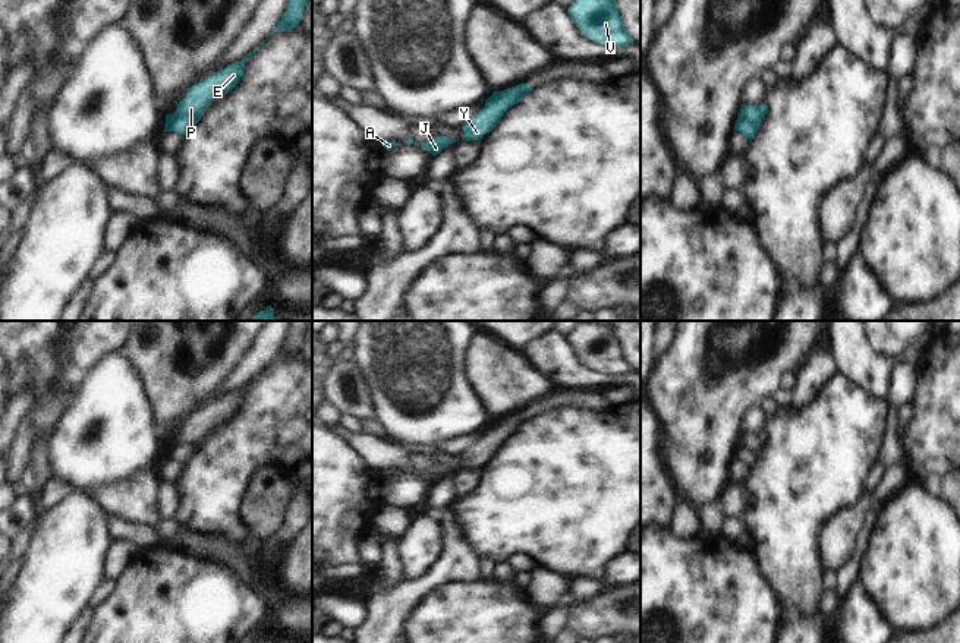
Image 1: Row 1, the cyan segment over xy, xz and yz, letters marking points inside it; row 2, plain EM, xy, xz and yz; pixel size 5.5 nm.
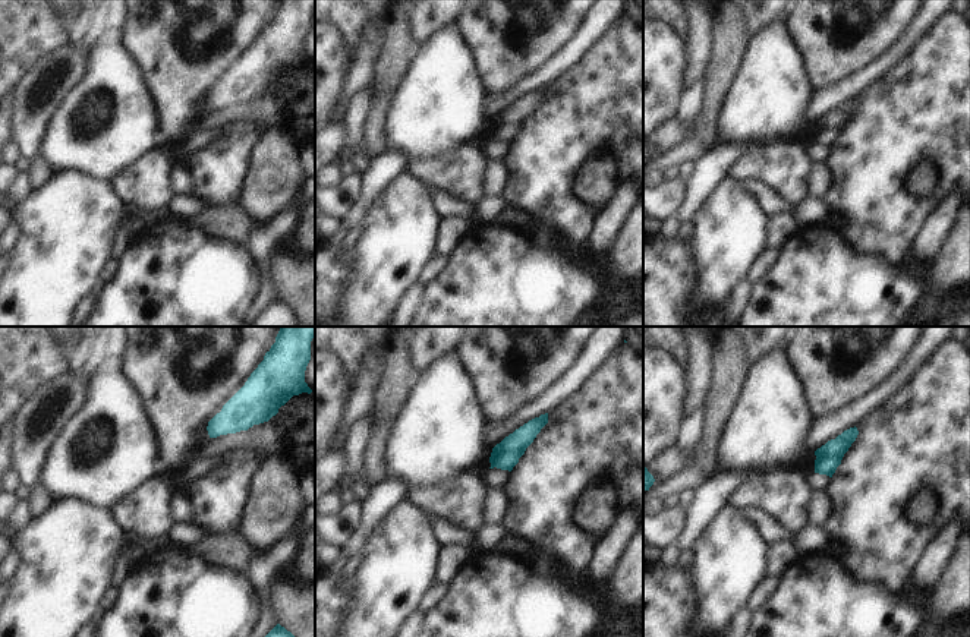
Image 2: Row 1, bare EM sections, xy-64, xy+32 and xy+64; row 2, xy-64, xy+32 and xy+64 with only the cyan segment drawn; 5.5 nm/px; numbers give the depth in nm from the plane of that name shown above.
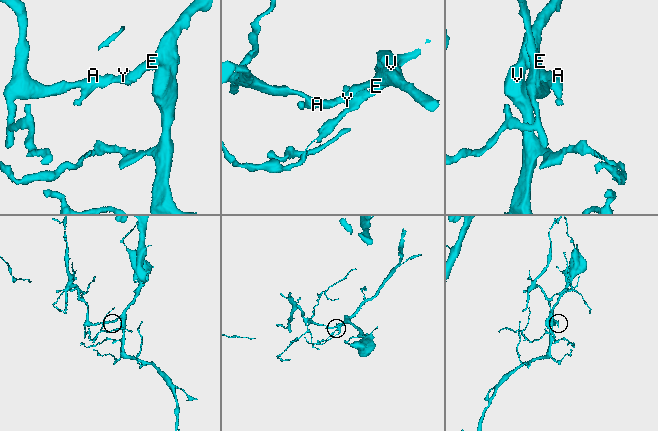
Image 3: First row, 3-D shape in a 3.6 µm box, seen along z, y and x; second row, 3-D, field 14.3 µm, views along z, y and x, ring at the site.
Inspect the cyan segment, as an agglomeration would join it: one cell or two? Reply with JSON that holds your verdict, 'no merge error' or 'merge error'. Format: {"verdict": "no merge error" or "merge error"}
{"verdict": "no merge error"}

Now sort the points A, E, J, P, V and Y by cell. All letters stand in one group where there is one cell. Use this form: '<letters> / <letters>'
A E J P V Y

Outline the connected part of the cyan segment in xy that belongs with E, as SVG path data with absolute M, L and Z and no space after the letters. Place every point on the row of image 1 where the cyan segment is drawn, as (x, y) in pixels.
M264 40L255 50L249 51L240 62L229 64L224 70L195 83L177 104L176 111L166 116L164 132L188 135L201 120L210 104L224 97L239 83L245 72L245 63L265 41L267 40Z

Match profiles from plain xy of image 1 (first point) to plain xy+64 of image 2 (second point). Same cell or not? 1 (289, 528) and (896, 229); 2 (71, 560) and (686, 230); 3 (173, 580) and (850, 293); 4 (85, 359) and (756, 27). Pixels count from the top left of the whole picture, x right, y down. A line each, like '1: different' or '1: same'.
1: different
2: different
3: same
4: same

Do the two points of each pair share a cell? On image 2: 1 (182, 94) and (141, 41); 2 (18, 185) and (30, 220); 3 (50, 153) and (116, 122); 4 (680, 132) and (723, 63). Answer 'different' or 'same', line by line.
1: same
2: different
3: same
4: different

